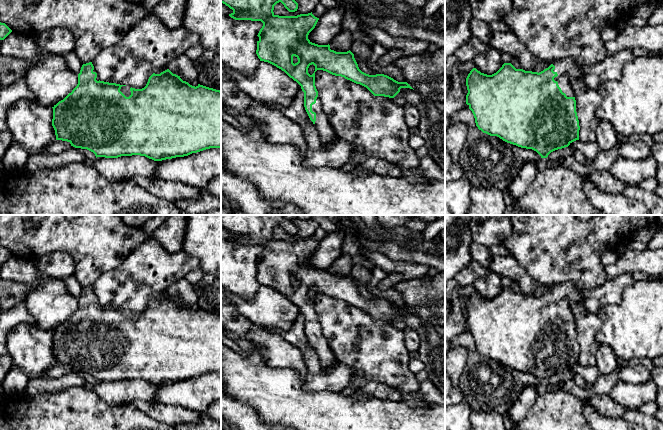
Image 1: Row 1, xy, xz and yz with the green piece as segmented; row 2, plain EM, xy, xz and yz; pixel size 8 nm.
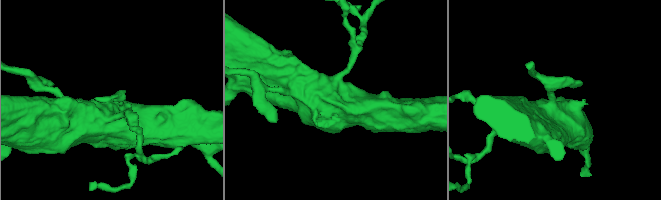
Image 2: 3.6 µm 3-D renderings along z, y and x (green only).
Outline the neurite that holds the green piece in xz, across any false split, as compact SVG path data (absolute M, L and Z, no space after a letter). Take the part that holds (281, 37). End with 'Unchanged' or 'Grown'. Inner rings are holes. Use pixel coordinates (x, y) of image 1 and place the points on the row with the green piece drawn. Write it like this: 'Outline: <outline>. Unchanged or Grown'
Outline: M221 0L221 3L233 10L229 14L231 18L235 20L261 21L263 23L257 35L259 40L257 41L256 54L260 61L268 62L281 69L301 86L304 92L305 110L315 125L323 144L329 144L337 138L337 135L327 114L321 107L321 101L315 86L315 72L317 70L323 70L360 84L366 87L374 96L394 98L401 88L413 89L407 82L398 82L387 75L369 75L362 72L358 67L354 54L350 50L347 52L336 52L330 49L329 44L318 45L312 43L308 39L308 35L315 28L319 18L315 17L312 12L297 16L275 15L273 12L274 6L279 2L289 12L295 12L298 9L298 3L295 0Z. Grown

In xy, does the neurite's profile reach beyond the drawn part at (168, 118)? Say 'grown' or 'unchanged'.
grown

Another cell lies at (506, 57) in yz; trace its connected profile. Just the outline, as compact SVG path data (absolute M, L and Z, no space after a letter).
M503 52L502 53L502 62L504 63L511 63L516 69L522 69L521 64L519 63L518 59L512 56L509 53Z

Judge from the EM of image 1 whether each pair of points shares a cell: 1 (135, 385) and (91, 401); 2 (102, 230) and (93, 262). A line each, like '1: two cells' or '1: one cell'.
1: two cells
2: one cell

